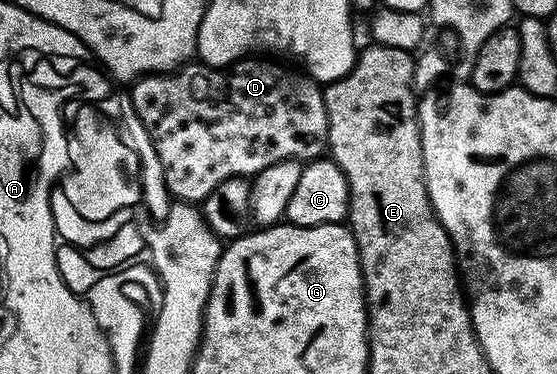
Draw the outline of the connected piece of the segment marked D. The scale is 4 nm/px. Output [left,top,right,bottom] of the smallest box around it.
[129,59,328,203]

